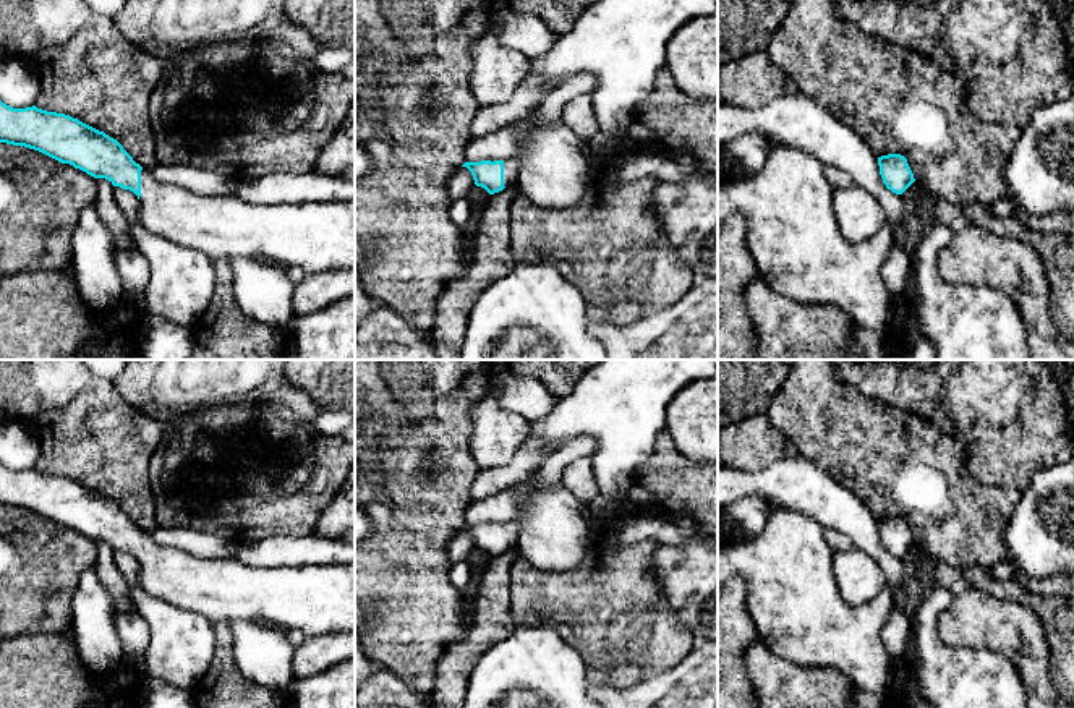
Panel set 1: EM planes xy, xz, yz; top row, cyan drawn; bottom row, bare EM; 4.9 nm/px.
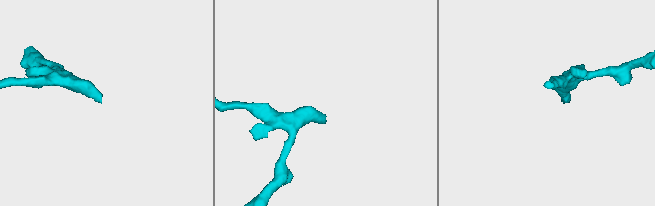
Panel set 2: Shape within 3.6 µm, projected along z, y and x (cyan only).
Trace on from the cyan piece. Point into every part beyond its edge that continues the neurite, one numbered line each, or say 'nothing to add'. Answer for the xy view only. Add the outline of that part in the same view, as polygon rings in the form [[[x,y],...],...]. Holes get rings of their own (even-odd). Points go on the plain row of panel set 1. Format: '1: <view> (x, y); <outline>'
1: xy (316, 600); [[[143,531],[138,585],[149,596],[202,616],[212,624],[241,619],[285,632],[300,630],[305,638],[355,633],[355,564],[258,567],[237,557],[201,559],[160,546]]]

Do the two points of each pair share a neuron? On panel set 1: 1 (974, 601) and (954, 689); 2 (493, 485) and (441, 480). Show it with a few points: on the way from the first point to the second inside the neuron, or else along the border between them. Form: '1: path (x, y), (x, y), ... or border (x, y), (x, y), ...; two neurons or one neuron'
1: border (937, 621), (937, 634), (948, 645), (1001, 655); two neurons
2: border (478, 469), (472, 485), (472, 498); two neurons

